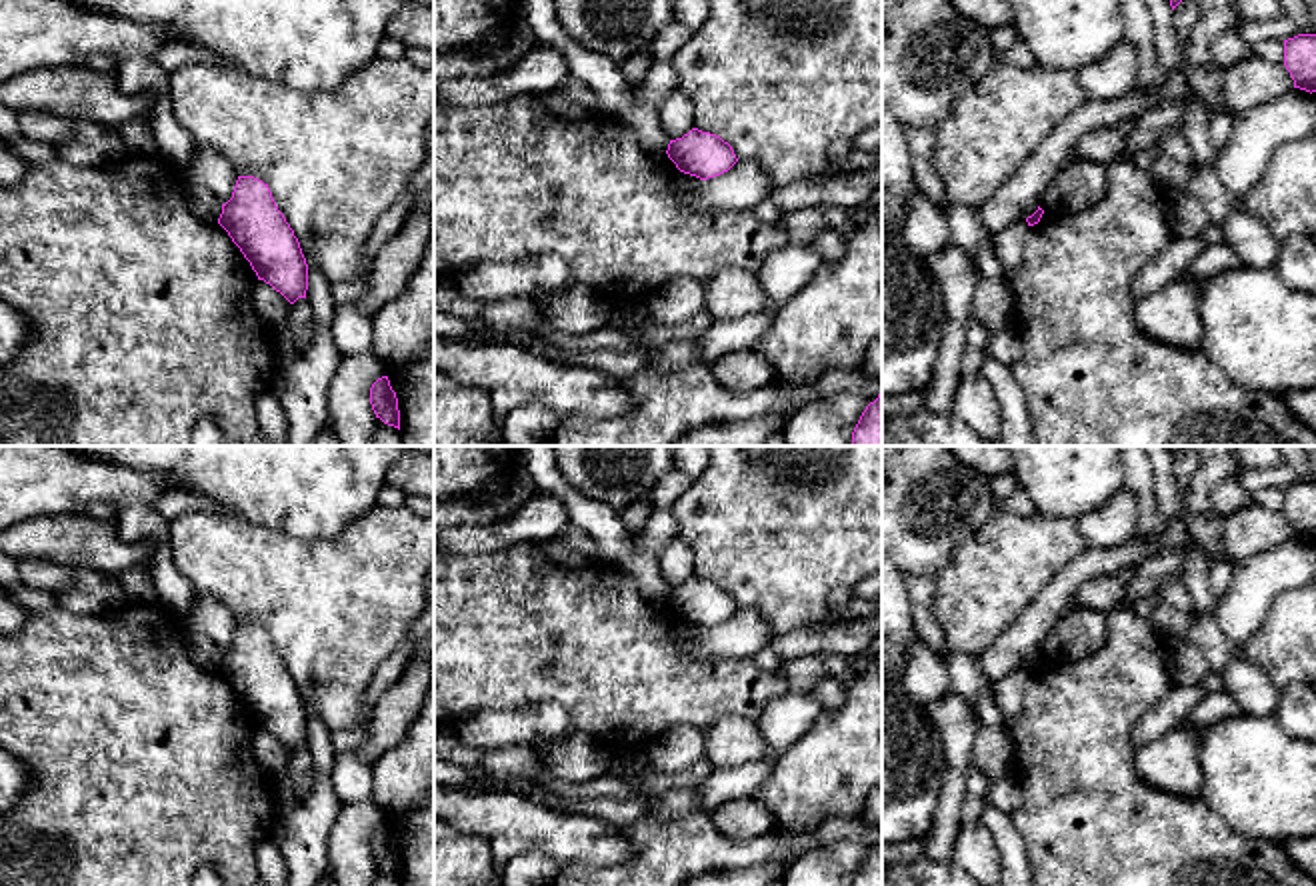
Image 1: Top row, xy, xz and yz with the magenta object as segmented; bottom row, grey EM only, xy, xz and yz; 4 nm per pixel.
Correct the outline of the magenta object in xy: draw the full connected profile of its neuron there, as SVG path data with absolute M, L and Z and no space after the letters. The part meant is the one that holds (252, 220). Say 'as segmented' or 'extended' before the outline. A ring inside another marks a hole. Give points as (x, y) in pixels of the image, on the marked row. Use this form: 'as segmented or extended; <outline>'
as segmented; M238 176L232 198L222 204L218 224L240 248L258 280L270 284L290 304L306 298L308 264L268 184L254 176Z

